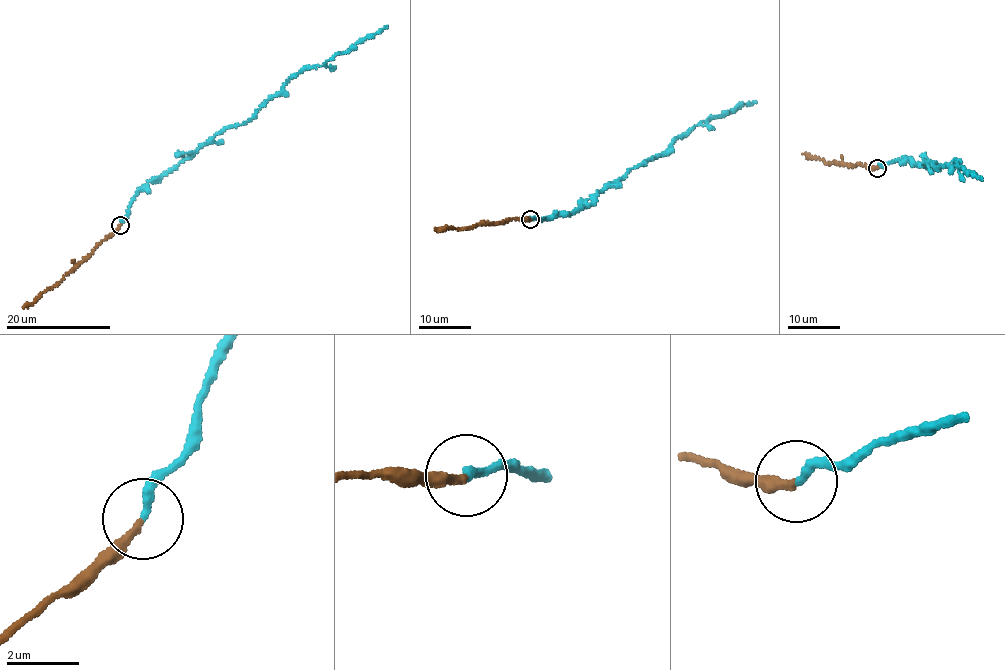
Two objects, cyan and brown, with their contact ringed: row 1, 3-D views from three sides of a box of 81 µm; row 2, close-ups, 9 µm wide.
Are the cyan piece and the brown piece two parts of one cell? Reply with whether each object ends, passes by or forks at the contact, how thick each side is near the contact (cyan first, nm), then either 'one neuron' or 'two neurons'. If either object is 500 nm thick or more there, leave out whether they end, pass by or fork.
cyan ends; brown ends; calibres 240 and 200 nm; one neuron

